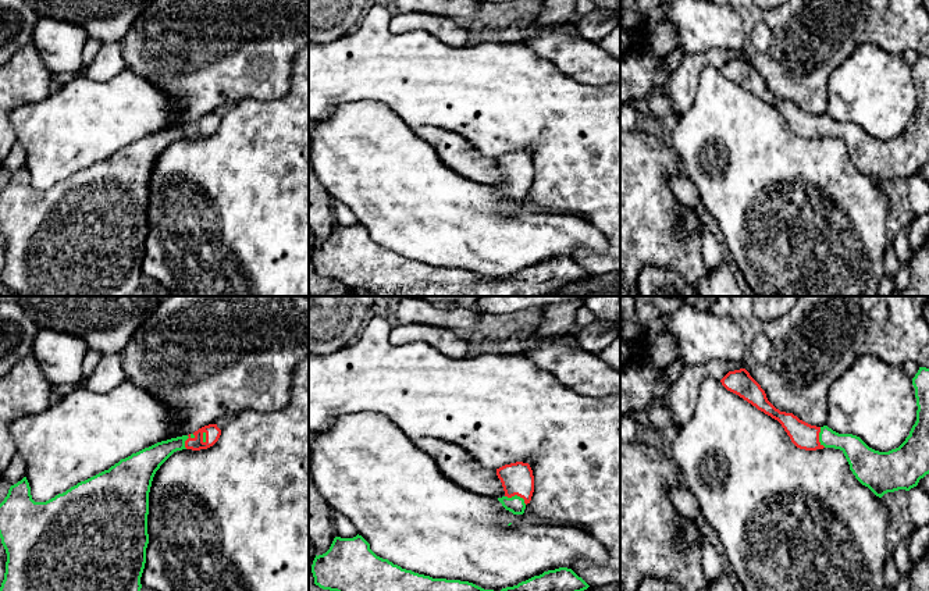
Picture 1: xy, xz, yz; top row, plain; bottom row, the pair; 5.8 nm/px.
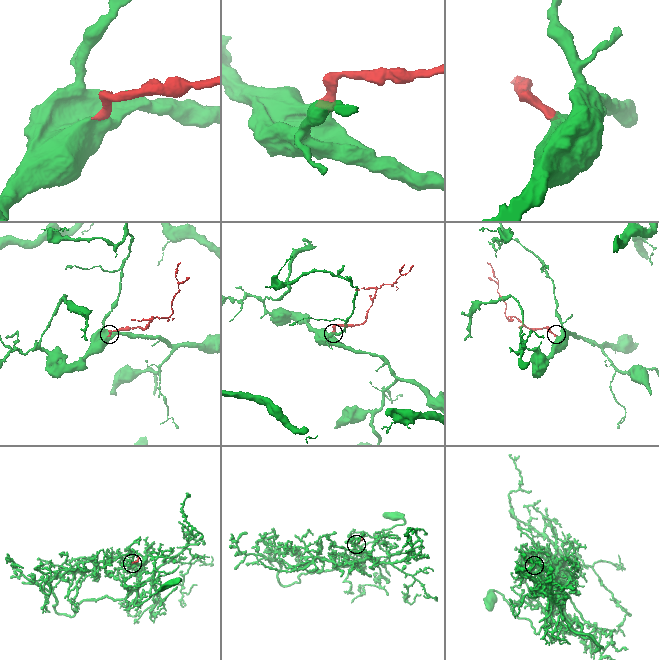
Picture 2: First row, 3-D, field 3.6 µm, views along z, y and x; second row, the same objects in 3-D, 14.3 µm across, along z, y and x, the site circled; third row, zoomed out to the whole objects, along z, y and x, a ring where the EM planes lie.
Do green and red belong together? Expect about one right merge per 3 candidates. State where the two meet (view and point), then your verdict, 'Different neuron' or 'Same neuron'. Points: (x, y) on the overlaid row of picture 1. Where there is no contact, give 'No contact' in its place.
Touches green at xy (185, 440). Same neuron

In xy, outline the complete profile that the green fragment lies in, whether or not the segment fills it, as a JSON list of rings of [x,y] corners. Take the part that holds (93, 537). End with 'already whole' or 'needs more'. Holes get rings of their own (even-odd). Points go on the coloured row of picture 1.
[[[209,424],[193,434],[157,442],[46,502],[32,499],[26,477],[11,485],[0,503],[0,538],[7,553],[0,591],[140,591],[149,544],[149,492],[156,471],[174,452],[207,449],[220,435],[217,424]]] | needs more

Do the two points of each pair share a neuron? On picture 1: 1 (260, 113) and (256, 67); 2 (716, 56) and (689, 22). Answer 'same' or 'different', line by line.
1: different
2: different

